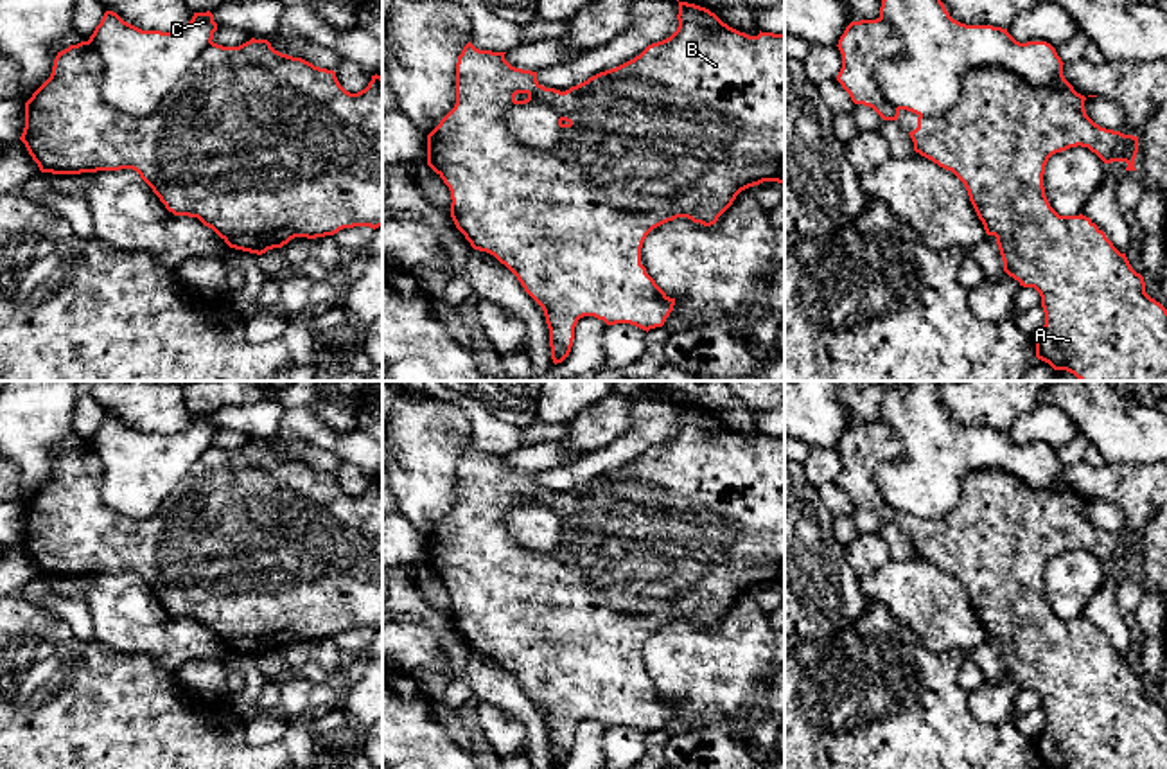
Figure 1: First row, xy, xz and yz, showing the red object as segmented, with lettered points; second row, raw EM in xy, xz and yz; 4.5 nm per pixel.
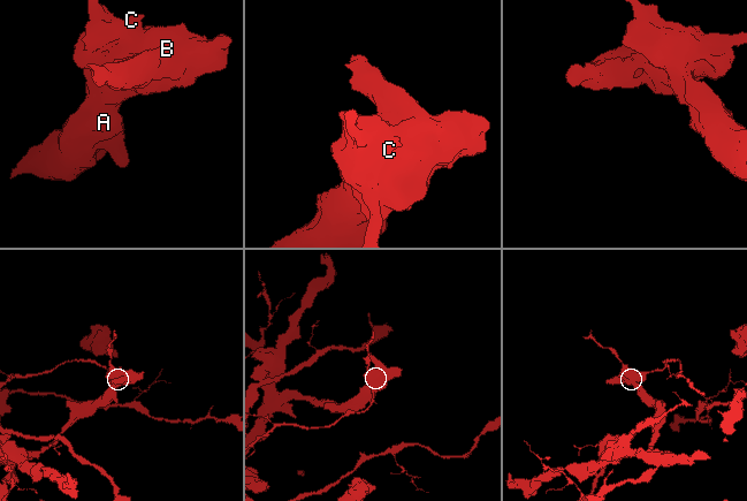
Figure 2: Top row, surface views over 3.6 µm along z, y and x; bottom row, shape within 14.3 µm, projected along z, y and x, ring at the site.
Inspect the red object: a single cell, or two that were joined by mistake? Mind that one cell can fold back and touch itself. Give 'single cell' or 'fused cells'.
fused cells

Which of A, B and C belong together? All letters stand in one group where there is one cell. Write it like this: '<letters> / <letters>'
A B / C

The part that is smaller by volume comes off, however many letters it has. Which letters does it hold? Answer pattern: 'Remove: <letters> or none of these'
Remove: C

